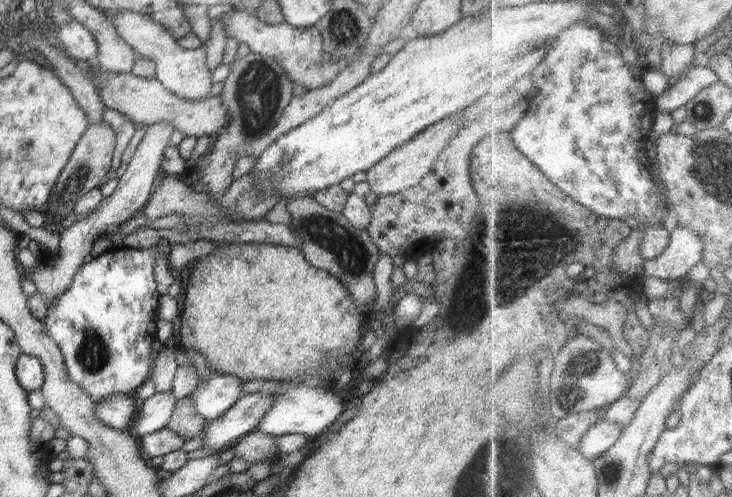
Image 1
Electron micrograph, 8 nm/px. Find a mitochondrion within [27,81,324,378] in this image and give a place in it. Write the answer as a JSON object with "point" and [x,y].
{"point":[75,180]}

